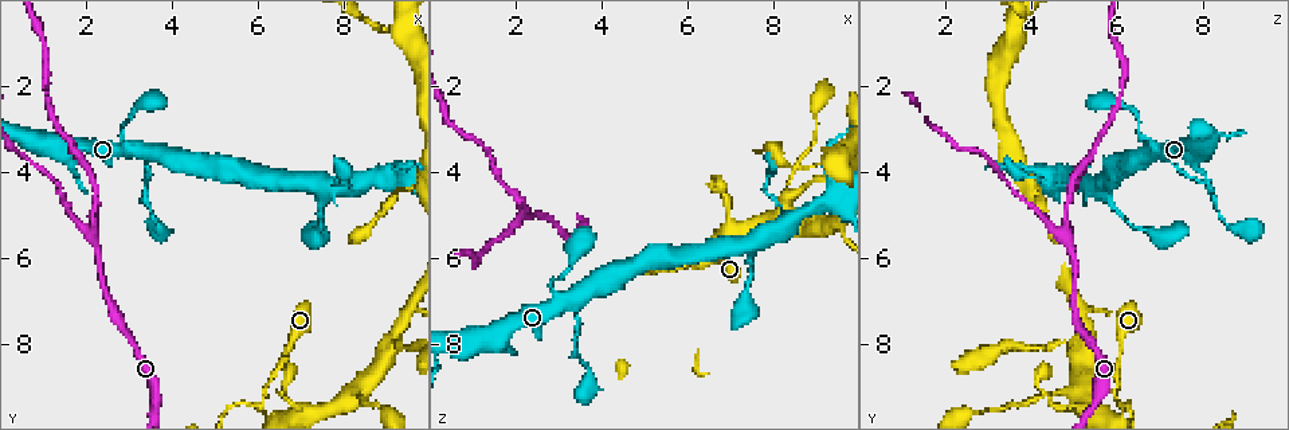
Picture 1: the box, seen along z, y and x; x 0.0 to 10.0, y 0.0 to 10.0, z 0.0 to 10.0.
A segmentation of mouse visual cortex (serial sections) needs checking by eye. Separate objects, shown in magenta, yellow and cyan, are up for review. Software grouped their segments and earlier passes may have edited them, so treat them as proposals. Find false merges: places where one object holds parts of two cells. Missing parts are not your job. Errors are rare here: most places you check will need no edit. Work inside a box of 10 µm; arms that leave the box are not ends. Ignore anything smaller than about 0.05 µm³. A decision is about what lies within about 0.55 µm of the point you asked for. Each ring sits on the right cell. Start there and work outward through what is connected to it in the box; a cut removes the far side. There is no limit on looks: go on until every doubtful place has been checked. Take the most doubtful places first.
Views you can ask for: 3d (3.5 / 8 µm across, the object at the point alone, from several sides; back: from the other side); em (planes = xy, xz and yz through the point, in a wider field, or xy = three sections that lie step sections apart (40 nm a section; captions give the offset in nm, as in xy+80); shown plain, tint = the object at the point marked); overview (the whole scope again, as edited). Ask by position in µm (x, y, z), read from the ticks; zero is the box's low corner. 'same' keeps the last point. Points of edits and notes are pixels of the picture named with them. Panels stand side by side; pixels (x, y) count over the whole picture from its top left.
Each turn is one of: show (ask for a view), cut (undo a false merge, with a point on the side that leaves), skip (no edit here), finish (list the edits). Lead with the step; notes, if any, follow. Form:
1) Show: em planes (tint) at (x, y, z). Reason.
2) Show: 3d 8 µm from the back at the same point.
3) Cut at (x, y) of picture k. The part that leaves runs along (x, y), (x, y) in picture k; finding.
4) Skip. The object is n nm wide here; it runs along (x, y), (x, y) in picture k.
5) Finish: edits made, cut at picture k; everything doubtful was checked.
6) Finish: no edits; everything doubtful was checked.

Show: 3d 8 µm at (2.20, 5.50, 4.85). Side arm on a straight run.

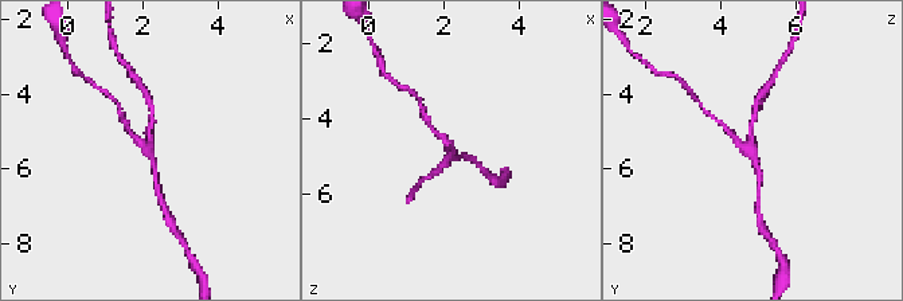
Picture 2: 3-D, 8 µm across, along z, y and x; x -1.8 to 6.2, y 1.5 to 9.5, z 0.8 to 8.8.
Show: em xy step 2 (tint) at the same point. 3 arms meet here; the arms are 150, 200, 200 nm wide.

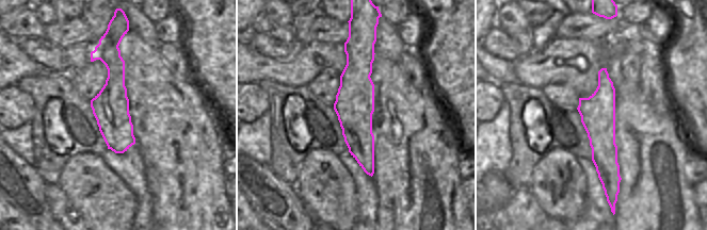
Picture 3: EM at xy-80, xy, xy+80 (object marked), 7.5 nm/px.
Skip. The object is 300 nm wide here; it runs along (156, 184), (149, 149), (151, 108) in picture 2; one cell here.

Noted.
Show: 3d 3.5 µm at (6.10, 9.35, 6.10). Small branch off a trunk.

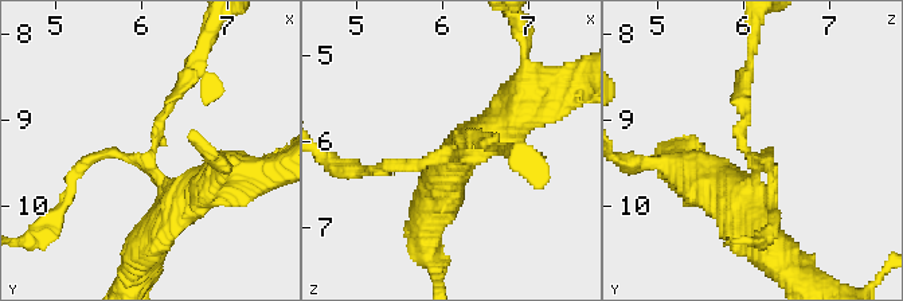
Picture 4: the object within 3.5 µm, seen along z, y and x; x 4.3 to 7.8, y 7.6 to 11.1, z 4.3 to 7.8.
Show: em planes (tint) at (6.10, 9.35, 6.05). 3 arms meet here; the arms are 150, 150, 400 nm wide.

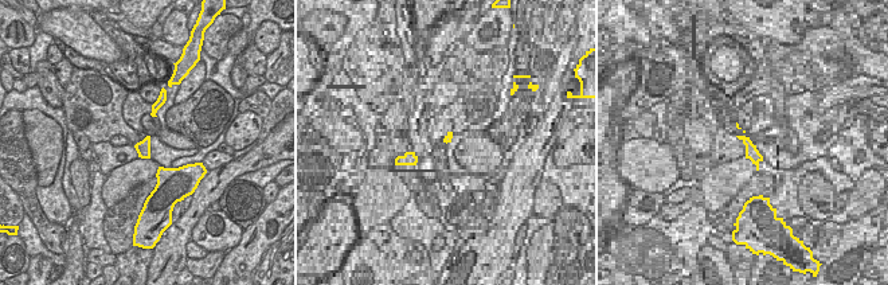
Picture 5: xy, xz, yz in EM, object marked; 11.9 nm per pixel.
Show: em xy step 2 (tint) at the same point. Another direction.

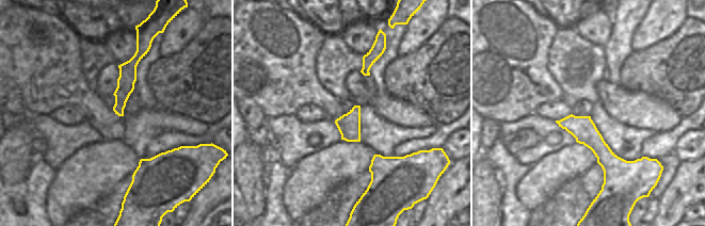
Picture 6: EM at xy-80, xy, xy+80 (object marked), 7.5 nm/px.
Cut at (88, 160) of picture 4. The part that leaves runs along (131, 157), (90, 157), (61, 203) in picture 4; two cells meet here.

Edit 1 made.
Show: 3d 3.5 µm at (3.40, 3.60, 7.10). Thin arm on a thick one.

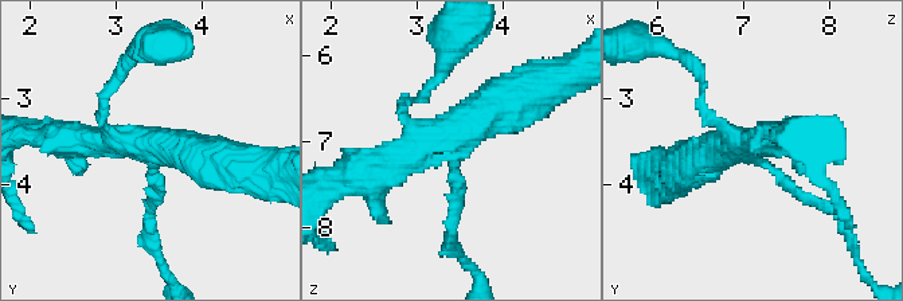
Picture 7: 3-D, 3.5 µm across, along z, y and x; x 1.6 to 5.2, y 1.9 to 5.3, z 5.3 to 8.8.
Show: em xy step 5 (tint) at (3.40, 3.65, 7.10). Now the EM.

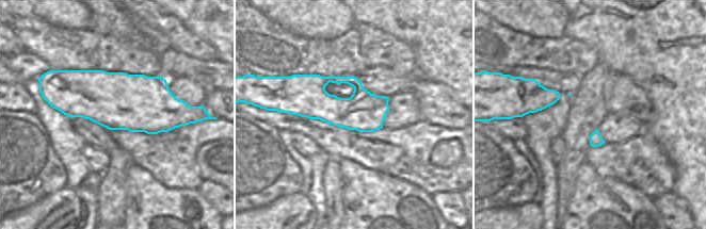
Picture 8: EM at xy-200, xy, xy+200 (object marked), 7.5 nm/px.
Skip. The arms are 150, 150, 400, 500 nm wide; it runs along (90, 140), (153, 144), (153, 202) in picture 7; all the same cell.

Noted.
Finish: edits made, cut at picture 4; everything doubtful was checked.

